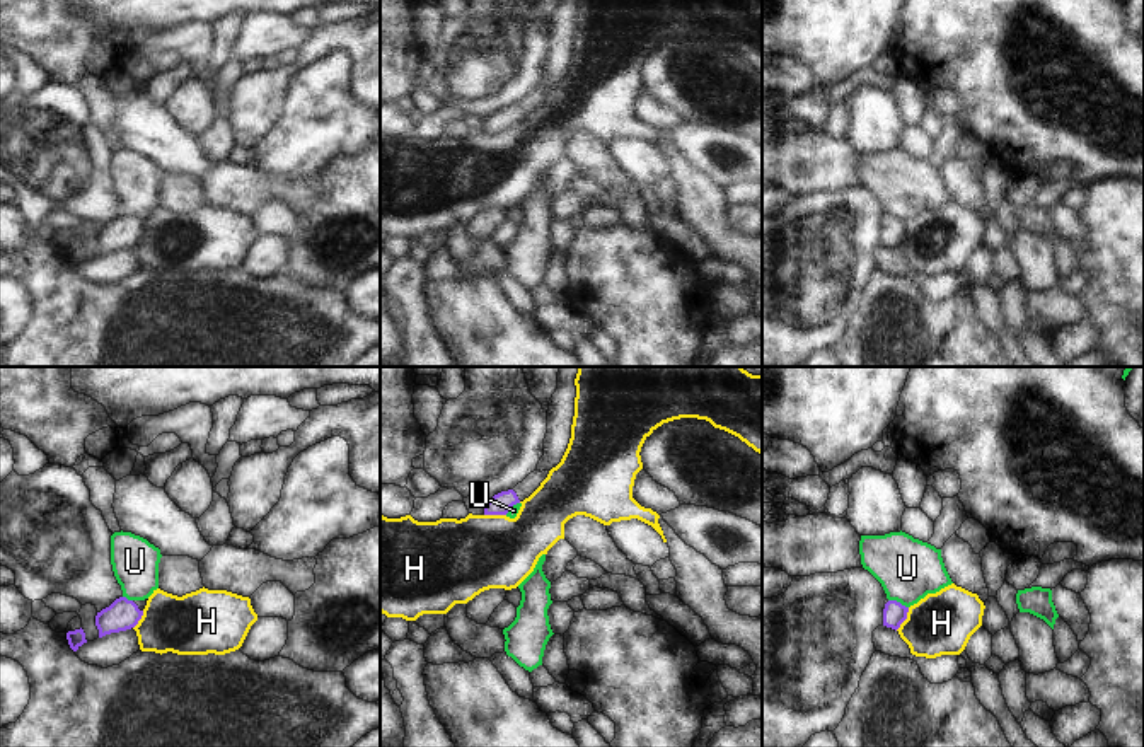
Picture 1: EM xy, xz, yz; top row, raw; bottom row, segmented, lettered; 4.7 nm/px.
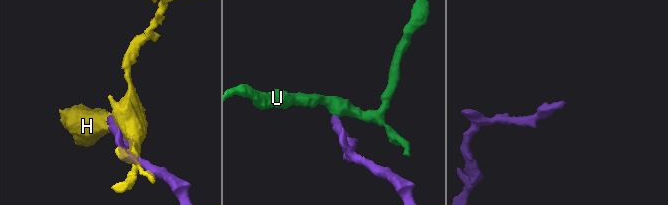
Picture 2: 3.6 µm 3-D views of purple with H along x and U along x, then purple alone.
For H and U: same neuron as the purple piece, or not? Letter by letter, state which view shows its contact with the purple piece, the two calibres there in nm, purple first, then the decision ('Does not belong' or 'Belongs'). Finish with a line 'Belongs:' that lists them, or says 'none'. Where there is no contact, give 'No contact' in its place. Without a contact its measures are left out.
H: Touches purple in yz. Thickness 110 nm (purple) against 300 nm. Does not belong
U: Touches purple in yz. Thickness 110 nm (purple) against 300 nm. Does not belong
Belongs: none

